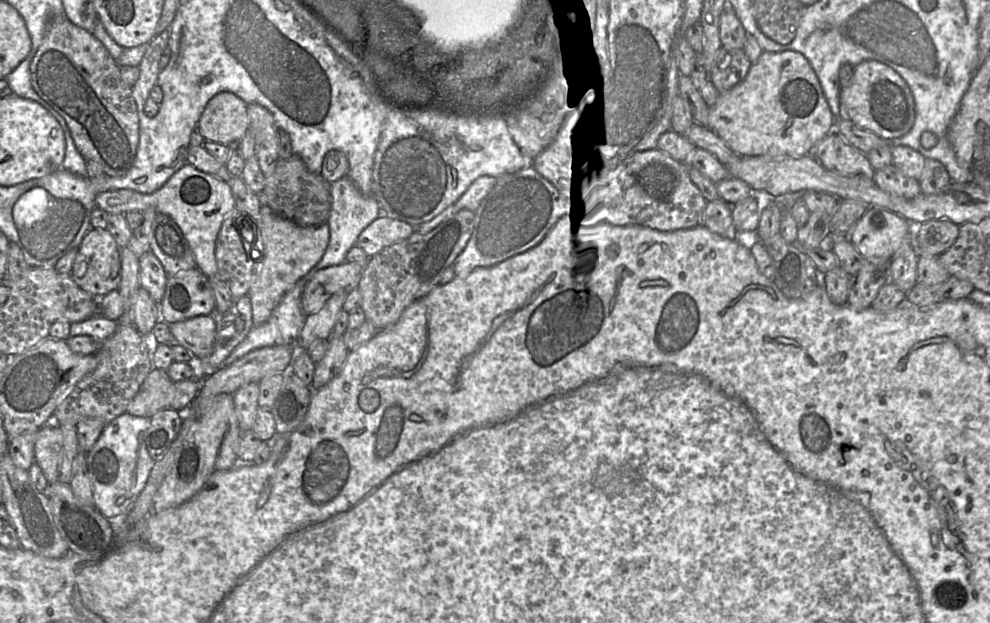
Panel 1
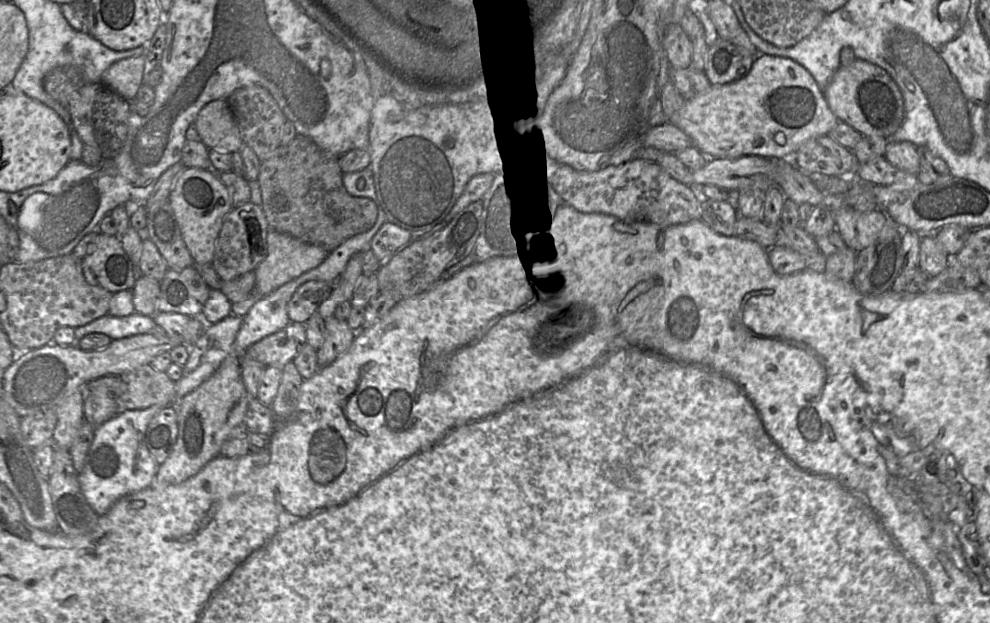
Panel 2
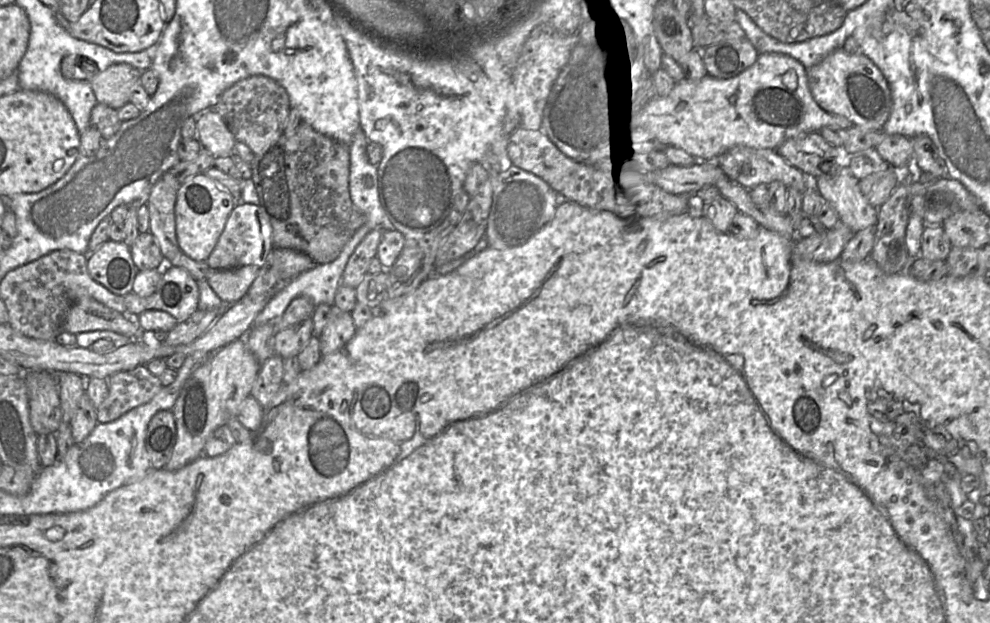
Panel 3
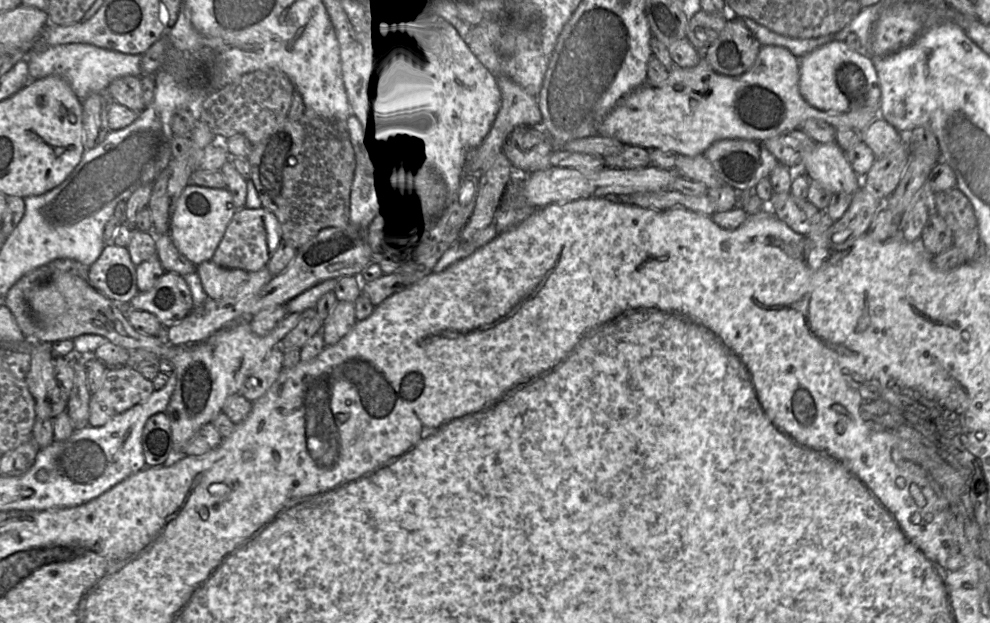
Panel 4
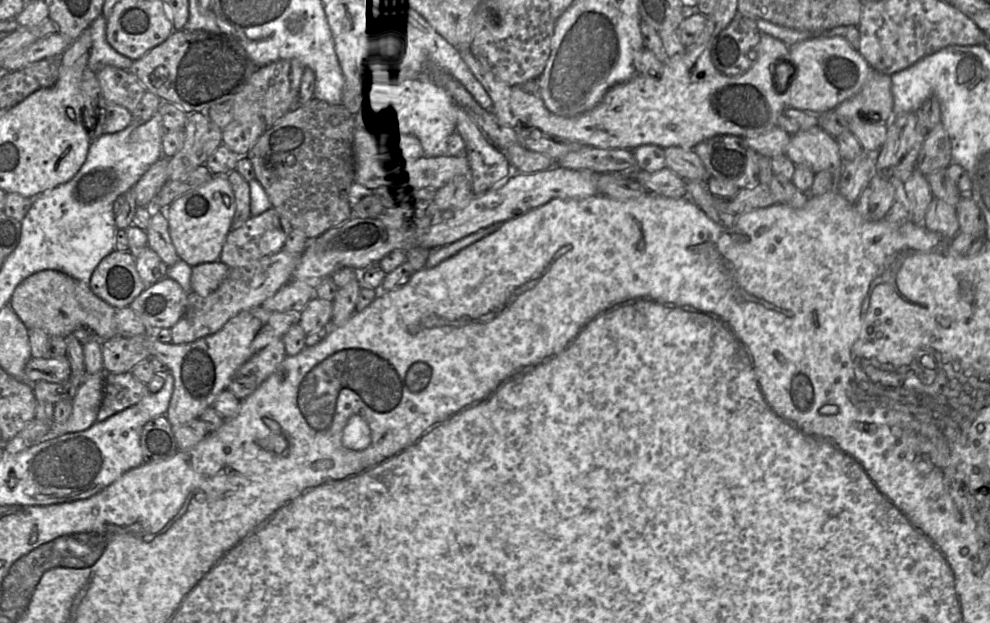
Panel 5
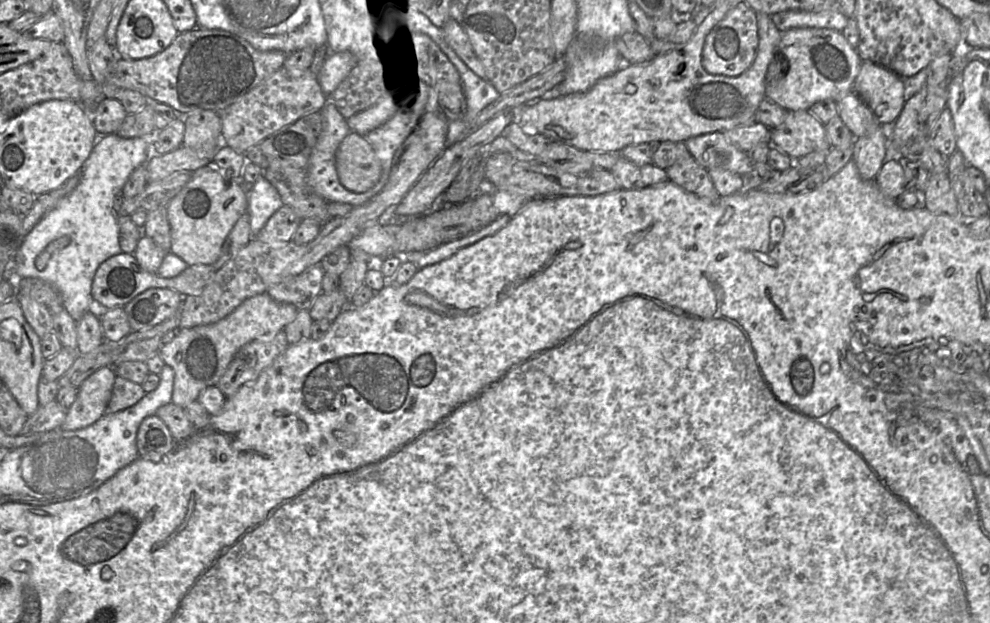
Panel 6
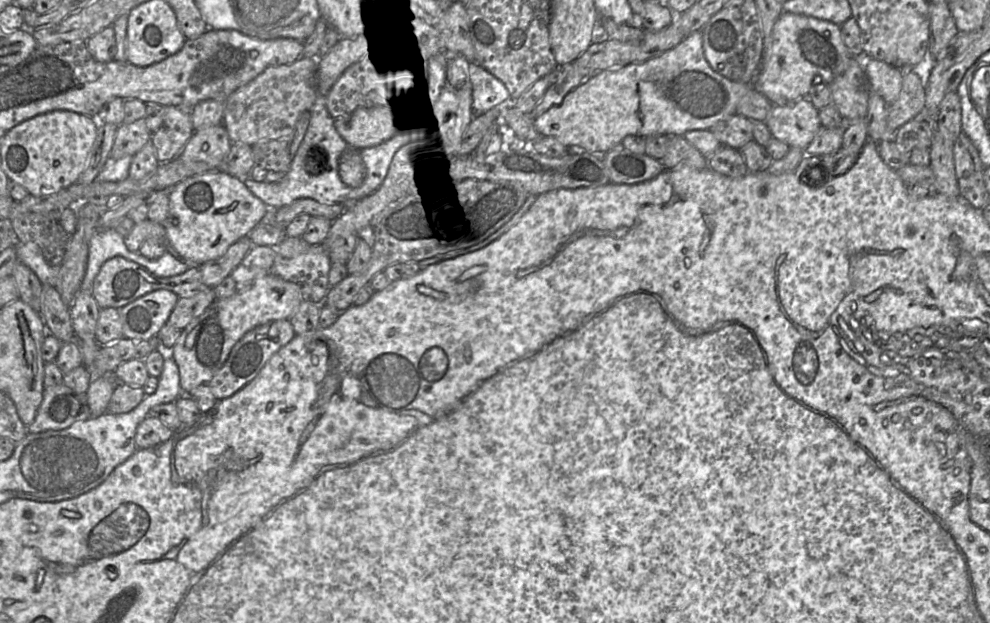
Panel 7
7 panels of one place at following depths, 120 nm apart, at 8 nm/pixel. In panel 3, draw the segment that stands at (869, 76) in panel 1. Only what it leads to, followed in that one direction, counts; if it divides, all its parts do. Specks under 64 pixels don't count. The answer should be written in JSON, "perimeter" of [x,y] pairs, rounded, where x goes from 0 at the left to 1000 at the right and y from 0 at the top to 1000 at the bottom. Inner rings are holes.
{"perimeter":[[[851,77],[846,79],[837,87],[828,101],[815,111],[815,120],[819,151],[831,177],[854,188],[862,202],[891,210],[901,175],[899,140],[890,114],[871,85],[860,88],[855,85]]]}

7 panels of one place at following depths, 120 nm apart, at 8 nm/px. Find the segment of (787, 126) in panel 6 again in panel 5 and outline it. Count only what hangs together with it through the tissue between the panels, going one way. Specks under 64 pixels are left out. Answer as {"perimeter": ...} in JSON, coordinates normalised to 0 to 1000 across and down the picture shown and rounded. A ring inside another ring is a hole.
{"perimeter":[[[827,201],[799,217],[793,249],[803,265],[814,265],[823,278],[839,271],[851,271],[849,254],[844,223]]]}

